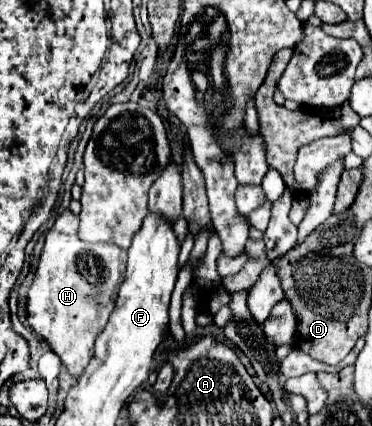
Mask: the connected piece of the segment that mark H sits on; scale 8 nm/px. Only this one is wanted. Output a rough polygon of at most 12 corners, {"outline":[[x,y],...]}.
{"outline":[[61,212],[27,294],[29,326],[75,378],[125,278],[117,244]]}

